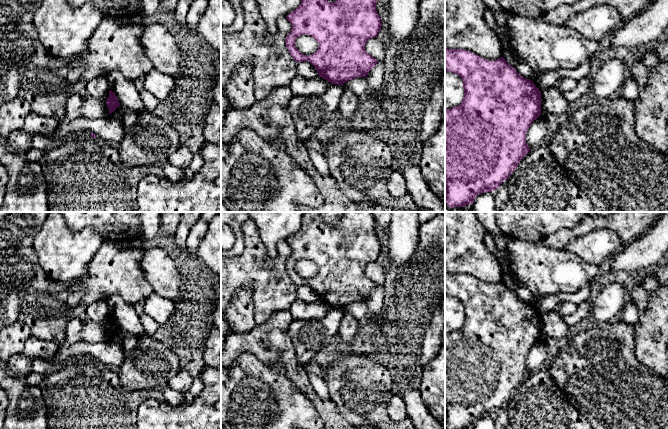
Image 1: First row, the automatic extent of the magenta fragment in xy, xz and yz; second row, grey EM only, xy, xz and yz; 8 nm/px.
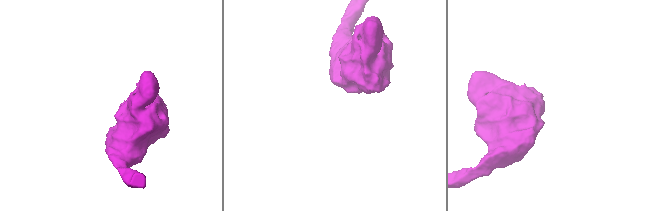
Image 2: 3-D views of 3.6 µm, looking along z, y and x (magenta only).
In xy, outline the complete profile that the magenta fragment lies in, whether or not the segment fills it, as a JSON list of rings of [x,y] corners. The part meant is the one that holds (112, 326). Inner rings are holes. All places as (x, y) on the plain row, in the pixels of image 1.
[[[111,314],[109,315],[109,321],[107,322],[106,328],[107,328],[108,333],[109,333],[109,338],[114,336],[117,331],[121,330],[119,325],[118,325],[117,320]]]

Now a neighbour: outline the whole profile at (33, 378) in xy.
[[[31,371],[26,377],[24,377],[24,381],[26,384],[30,386],[39,386],[41,381],[46,377],[45,374],[41,374],[38,372]]]

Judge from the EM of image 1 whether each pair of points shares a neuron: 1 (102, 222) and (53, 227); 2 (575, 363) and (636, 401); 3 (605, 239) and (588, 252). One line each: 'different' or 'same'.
1: different
2: same
3: same

